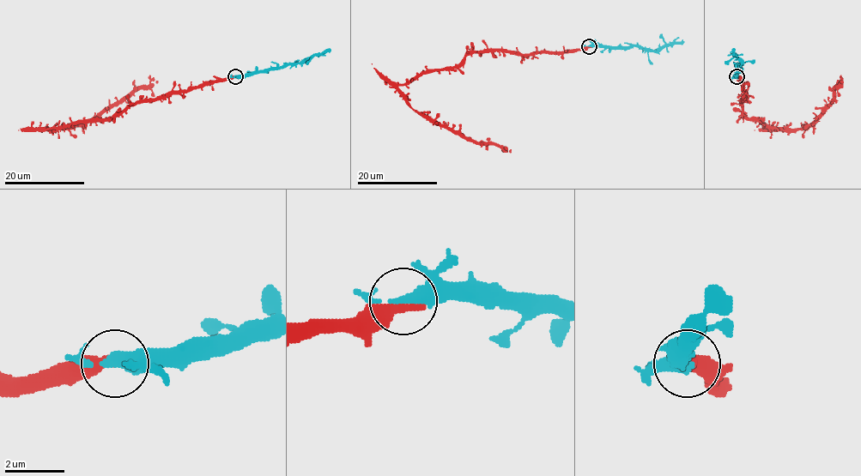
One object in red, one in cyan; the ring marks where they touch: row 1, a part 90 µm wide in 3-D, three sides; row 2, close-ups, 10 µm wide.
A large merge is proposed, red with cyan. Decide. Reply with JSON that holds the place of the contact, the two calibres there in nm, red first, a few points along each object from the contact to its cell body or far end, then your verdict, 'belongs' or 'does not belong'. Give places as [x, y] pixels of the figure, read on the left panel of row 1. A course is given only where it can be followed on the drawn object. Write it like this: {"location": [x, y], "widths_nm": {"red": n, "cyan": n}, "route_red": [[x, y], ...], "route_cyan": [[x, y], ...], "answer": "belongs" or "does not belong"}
{"location": [235, 76], "widths_nm": {"red": 480, "cyan": 360}, "route_red": [[235, 77], [137, 100], [111, 118], [45, 129], [67, 129], [81, 124], [143, 89], [152, 80], [157, 82]], "route_cyan": [[235, 77], [305, 62], [330, 49]], "answer": "belongs"}

